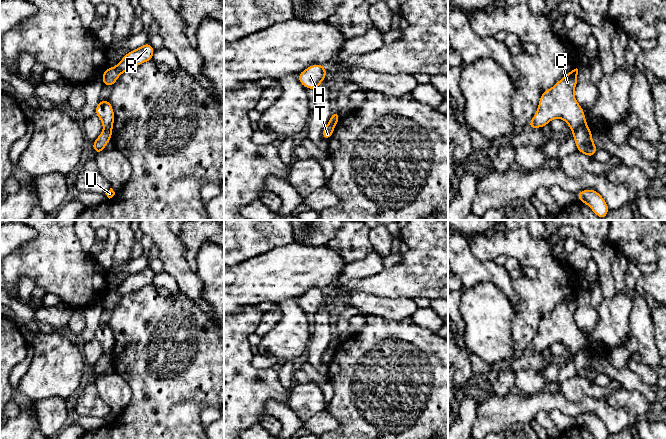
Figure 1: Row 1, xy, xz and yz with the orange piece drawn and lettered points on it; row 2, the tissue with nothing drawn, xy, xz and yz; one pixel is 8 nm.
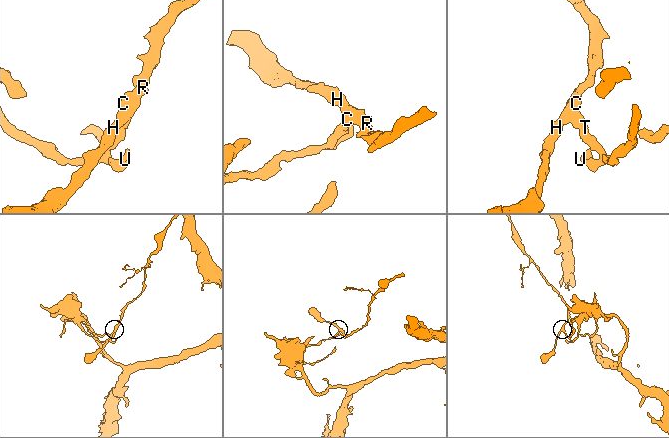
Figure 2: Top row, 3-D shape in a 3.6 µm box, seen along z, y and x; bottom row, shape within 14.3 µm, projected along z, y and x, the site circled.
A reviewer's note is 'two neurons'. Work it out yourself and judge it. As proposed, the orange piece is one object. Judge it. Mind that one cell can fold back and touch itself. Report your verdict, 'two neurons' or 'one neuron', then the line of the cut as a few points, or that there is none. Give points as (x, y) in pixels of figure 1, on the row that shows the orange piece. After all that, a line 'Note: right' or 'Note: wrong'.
two neurons; cut in yz along (585, 122), (573, 133)
Note: right

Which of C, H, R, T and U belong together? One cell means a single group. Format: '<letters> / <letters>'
C H R / T U

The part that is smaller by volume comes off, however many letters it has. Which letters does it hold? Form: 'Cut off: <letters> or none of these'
Cut off: C, H, R

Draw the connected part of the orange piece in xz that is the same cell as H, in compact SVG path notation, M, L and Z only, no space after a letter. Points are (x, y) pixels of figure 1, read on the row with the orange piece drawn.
M314 64L298 74L298 81L306 89L315 90L326 77L326 67L320 64Z

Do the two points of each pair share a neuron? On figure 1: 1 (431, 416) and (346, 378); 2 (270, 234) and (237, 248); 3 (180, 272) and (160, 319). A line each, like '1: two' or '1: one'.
1: one
2: one
3: two

